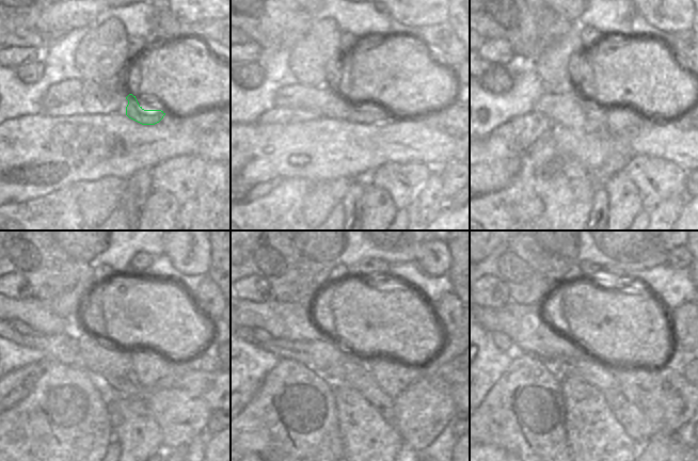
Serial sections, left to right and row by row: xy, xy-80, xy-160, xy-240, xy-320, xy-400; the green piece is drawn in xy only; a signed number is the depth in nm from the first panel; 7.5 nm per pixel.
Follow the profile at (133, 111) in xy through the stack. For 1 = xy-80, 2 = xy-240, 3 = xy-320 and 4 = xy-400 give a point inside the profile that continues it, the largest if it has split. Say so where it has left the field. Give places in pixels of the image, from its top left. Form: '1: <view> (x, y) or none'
1: xy-80 (378, 114)
2: xy-240 (151, 366)
3: xy-320 (393, 376)
4: xy-400 (632, 380)

